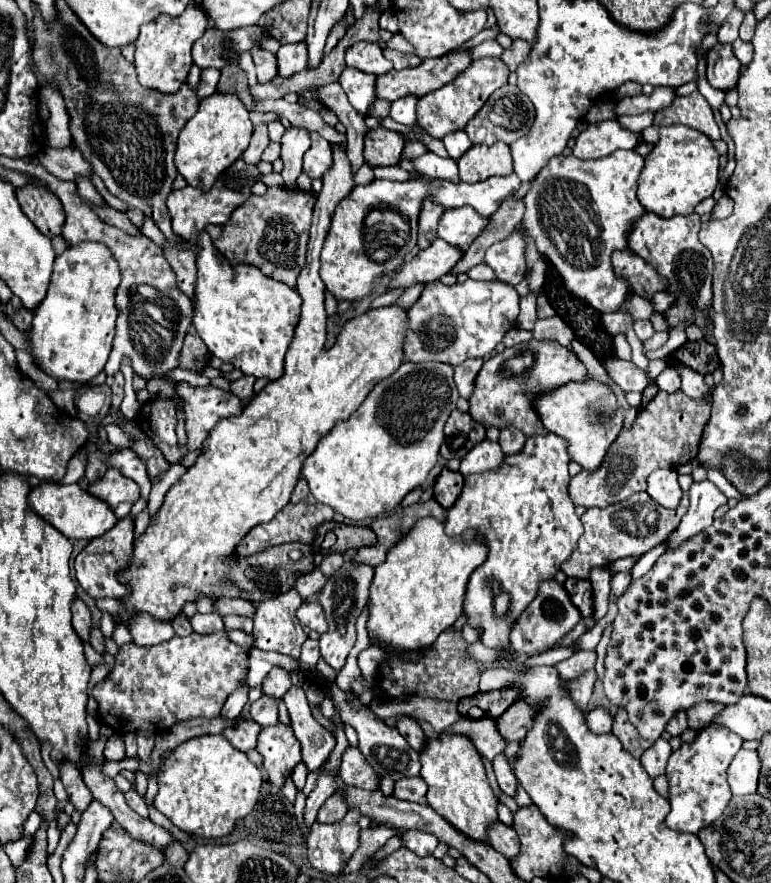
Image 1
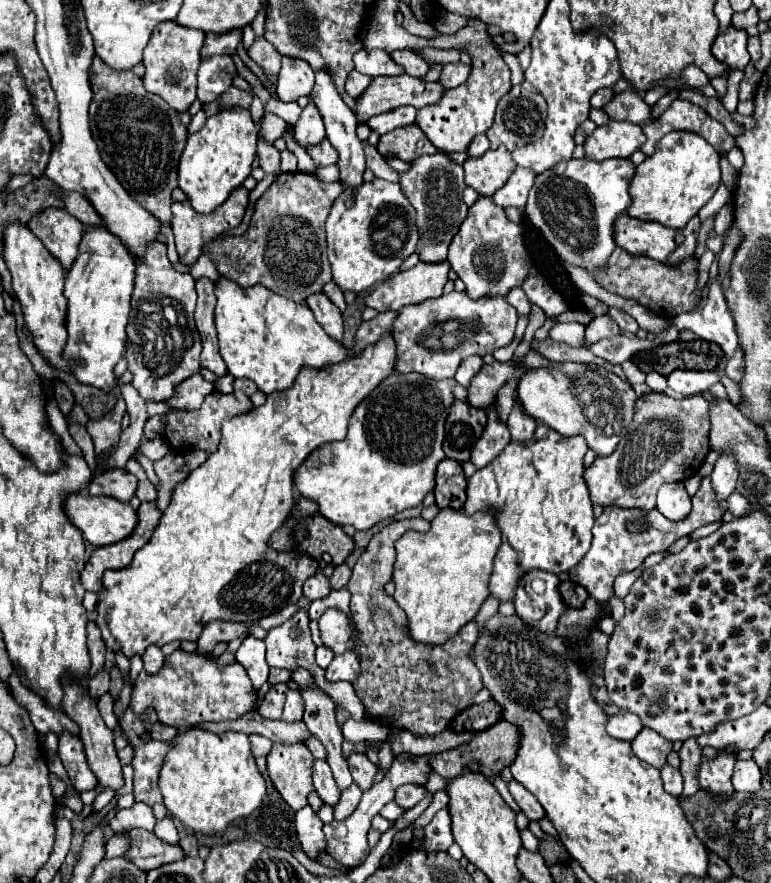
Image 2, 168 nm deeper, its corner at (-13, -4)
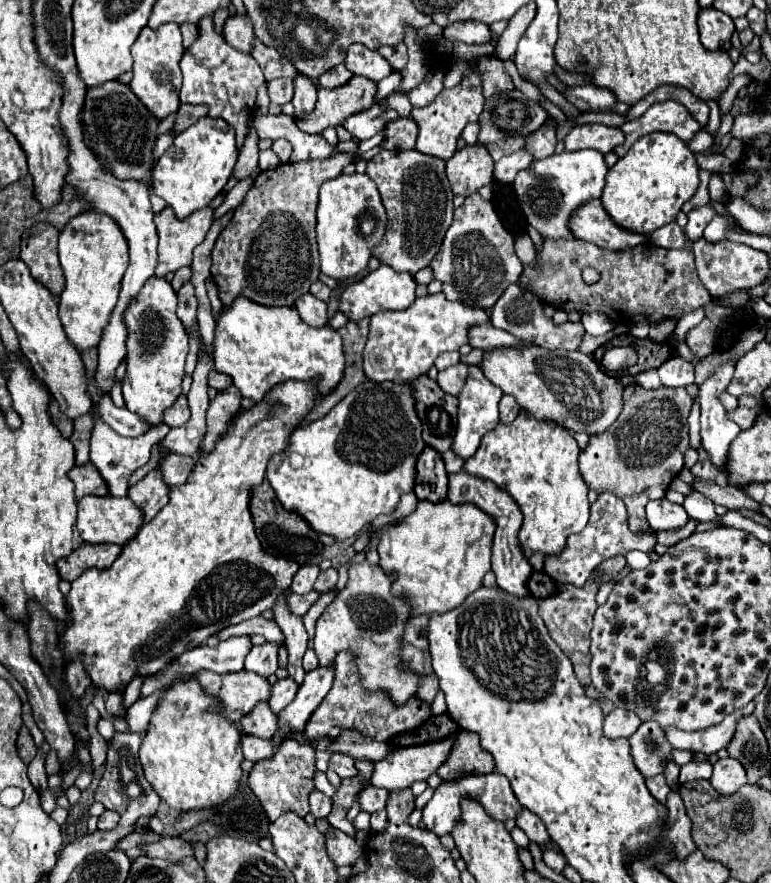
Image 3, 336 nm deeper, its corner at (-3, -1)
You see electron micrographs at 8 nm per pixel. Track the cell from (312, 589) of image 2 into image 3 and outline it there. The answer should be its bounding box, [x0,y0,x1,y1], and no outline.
[290,564,320,594]

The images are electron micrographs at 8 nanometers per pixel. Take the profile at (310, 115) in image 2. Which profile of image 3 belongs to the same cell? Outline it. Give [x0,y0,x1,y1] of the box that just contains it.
[292,76,316,118]

